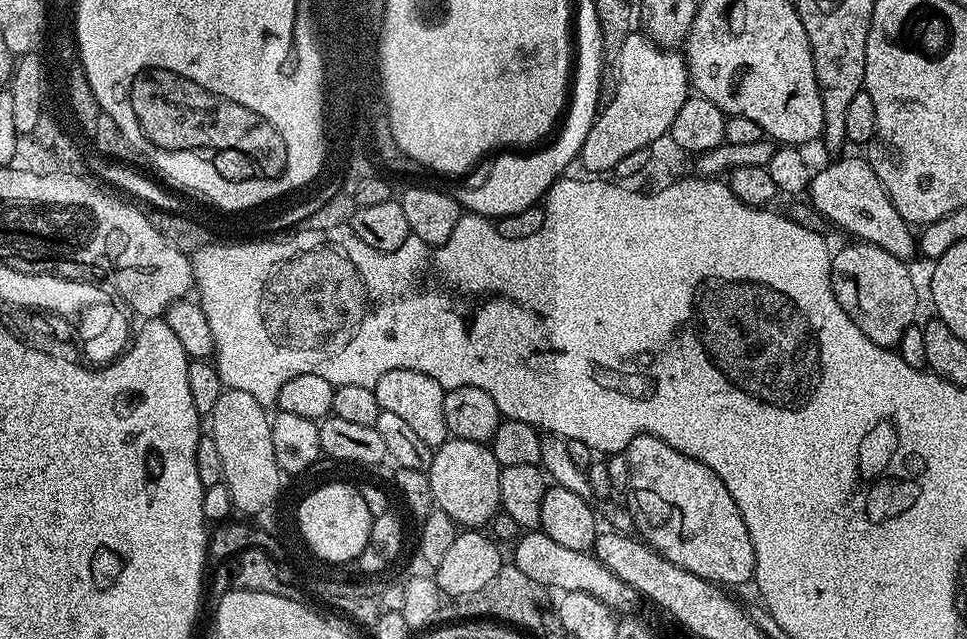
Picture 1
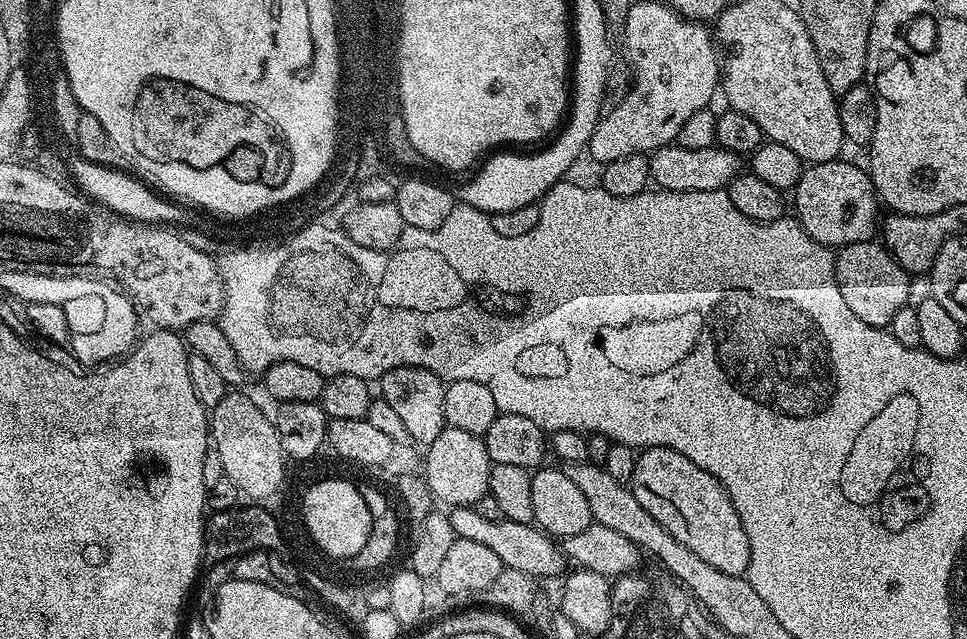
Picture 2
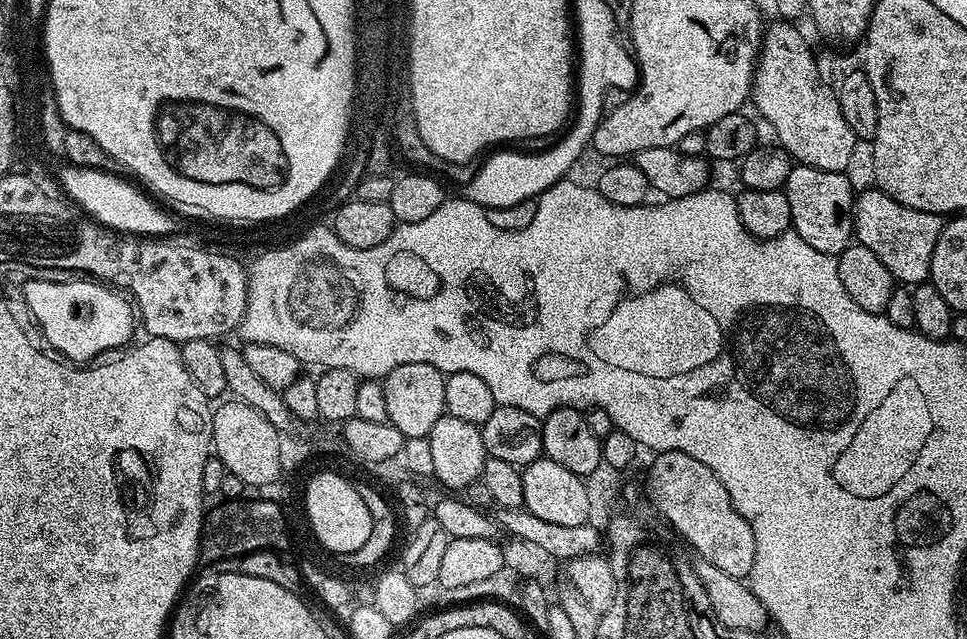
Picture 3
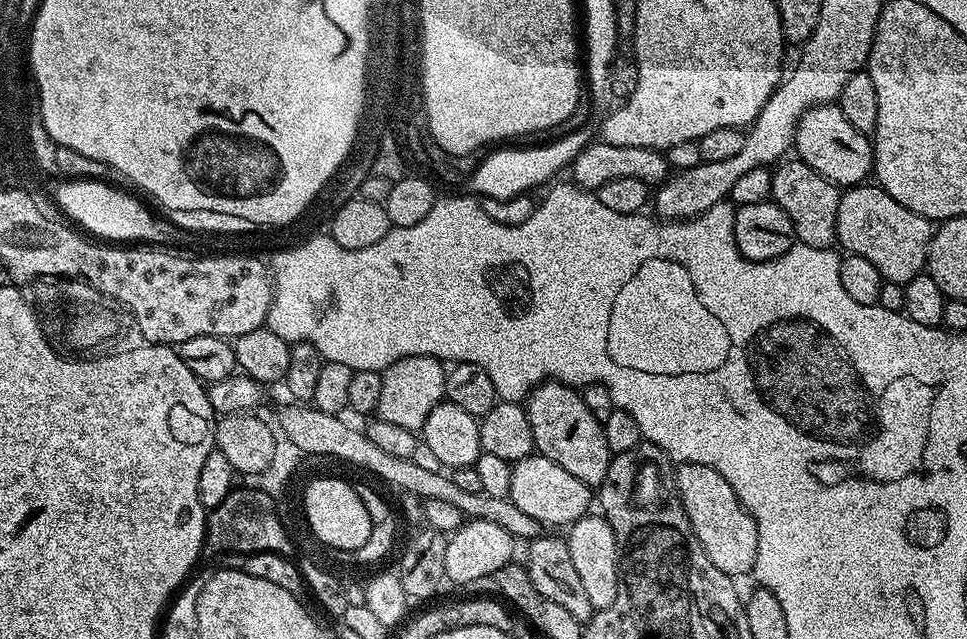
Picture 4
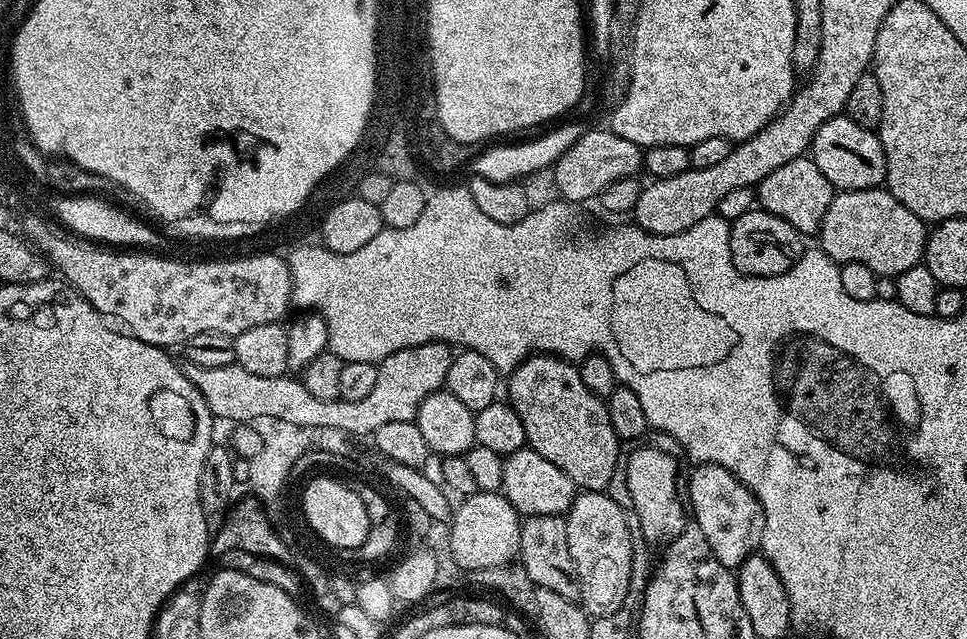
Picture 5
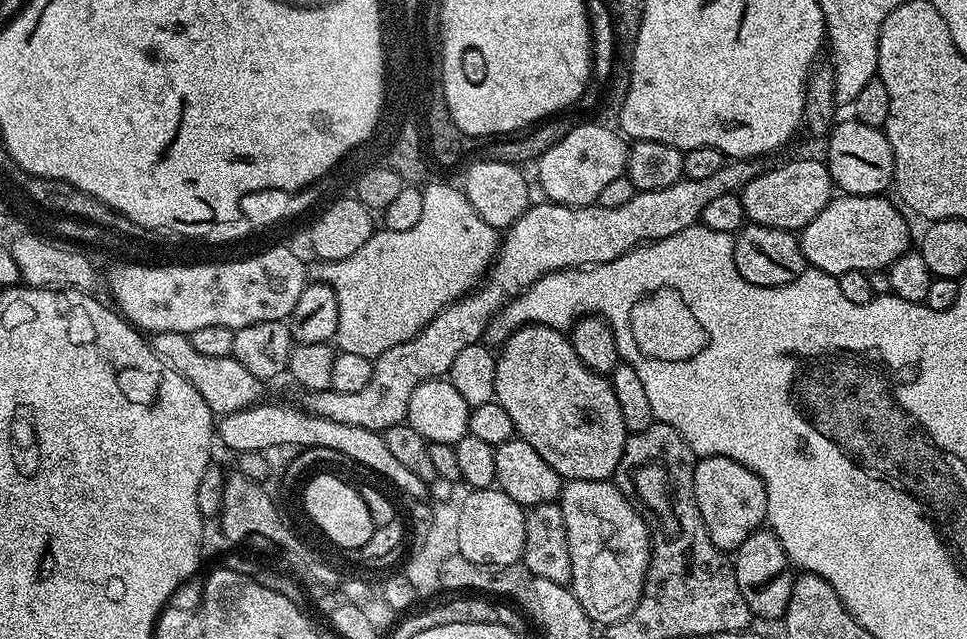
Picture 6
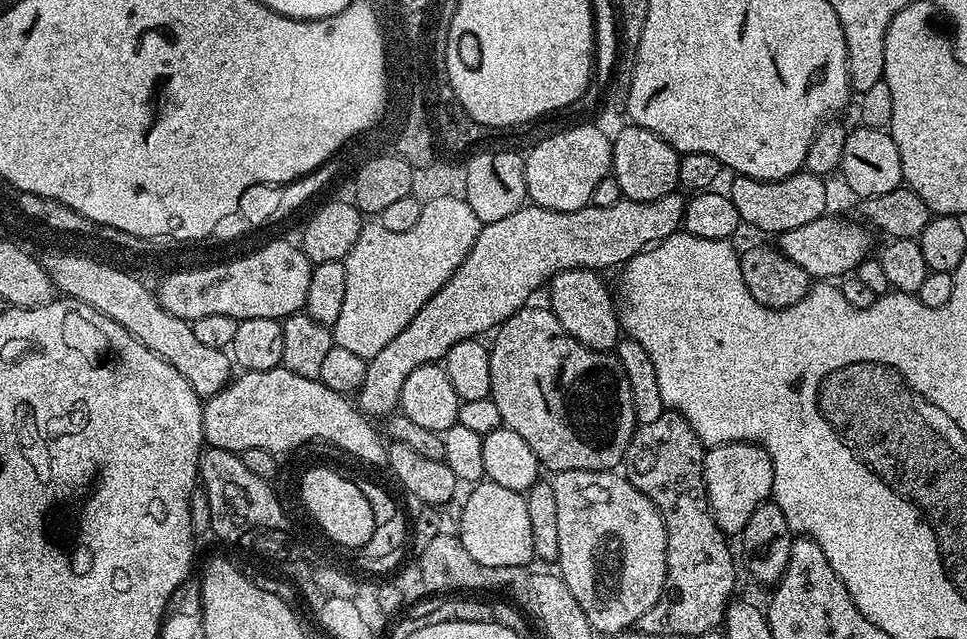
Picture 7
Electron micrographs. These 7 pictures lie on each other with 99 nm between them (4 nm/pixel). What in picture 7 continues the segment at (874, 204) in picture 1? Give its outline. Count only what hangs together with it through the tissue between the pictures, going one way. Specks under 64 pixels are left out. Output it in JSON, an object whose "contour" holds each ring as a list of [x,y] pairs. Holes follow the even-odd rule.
{"contour":[[[807,170],[795,172],[781,180],[755,180],[749,176],[733,175],[730,195],[741,221],[760,232],[779,234],[806,226],[814,218],[825,215],[828,208],[828,188],[821,177]]]}

